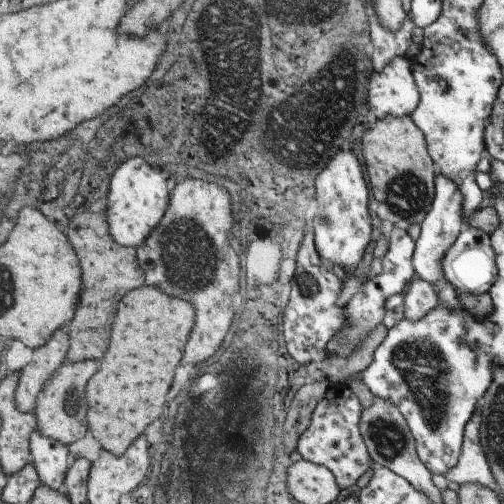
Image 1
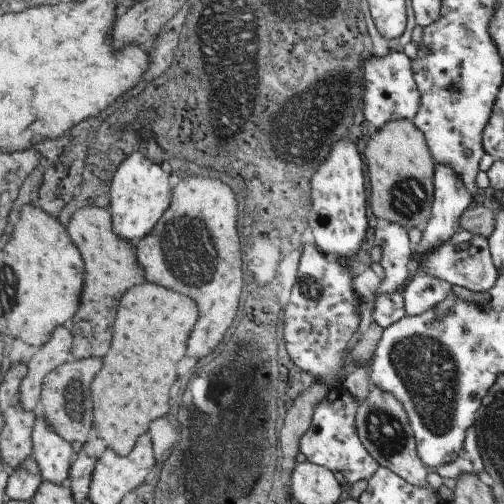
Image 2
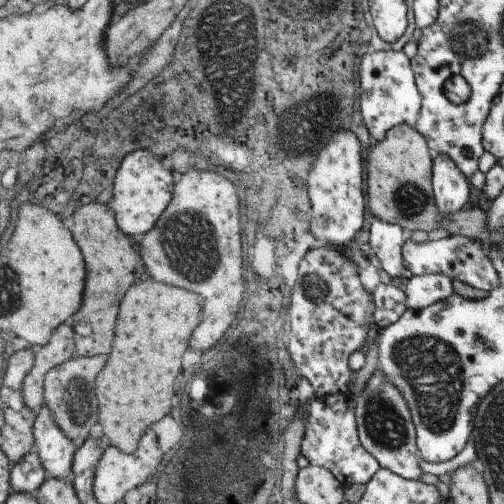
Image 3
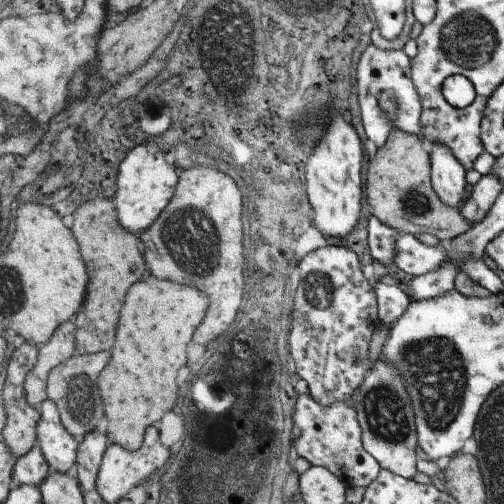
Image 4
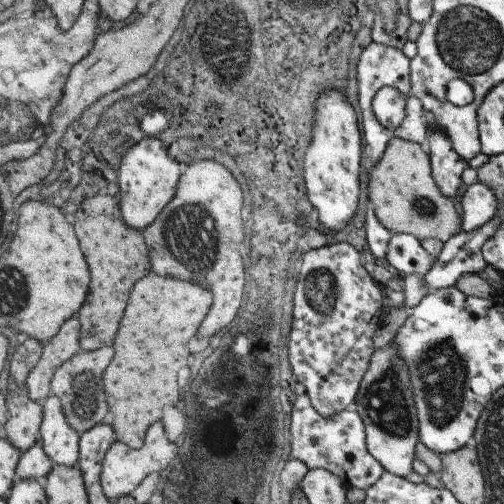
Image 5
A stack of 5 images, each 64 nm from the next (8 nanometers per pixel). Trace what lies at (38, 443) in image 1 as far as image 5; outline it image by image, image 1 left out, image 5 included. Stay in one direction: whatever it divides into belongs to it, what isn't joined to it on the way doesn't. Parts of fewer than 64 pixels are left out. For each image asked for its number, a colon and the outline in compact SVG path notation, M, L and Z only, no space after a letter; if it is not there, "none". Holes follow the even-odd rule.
2: M37 414L37 426L33 430L33 444L35 444L35 458L43 470L45 482L67 484L71 478L75 454L69 440L59 436L45 418Z
3: M47 406L37 412L37 428L35 428L37 454L47 470L49 480L71 480L73 478L73 462L77 458L77 448L57 426L53 414Z
4: M51 400L41 404L39 412L41 420L37 424L37 446L41 448L47 464L55 474L75 474L81 442L77 442L77 438L65 430L61 410Z
5: M51 396L43 402L45 422L41 428L41 442L55 466L75 468L81 460L81 434L69 424L63 402Z

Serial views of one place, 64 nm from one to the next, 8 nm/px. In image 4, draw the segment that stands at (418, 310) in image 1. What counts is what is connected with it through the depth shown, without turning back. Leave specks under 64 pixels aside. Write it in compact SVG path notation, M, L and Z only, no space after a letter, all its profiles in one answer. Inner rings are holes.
M447 262L429 274L413 276L407 282L407 296L411 298L411 302L425 302L431 298L445 296L445 292L455 290L455 286L453 286L455 274L457 274L455 266L451 262Z

